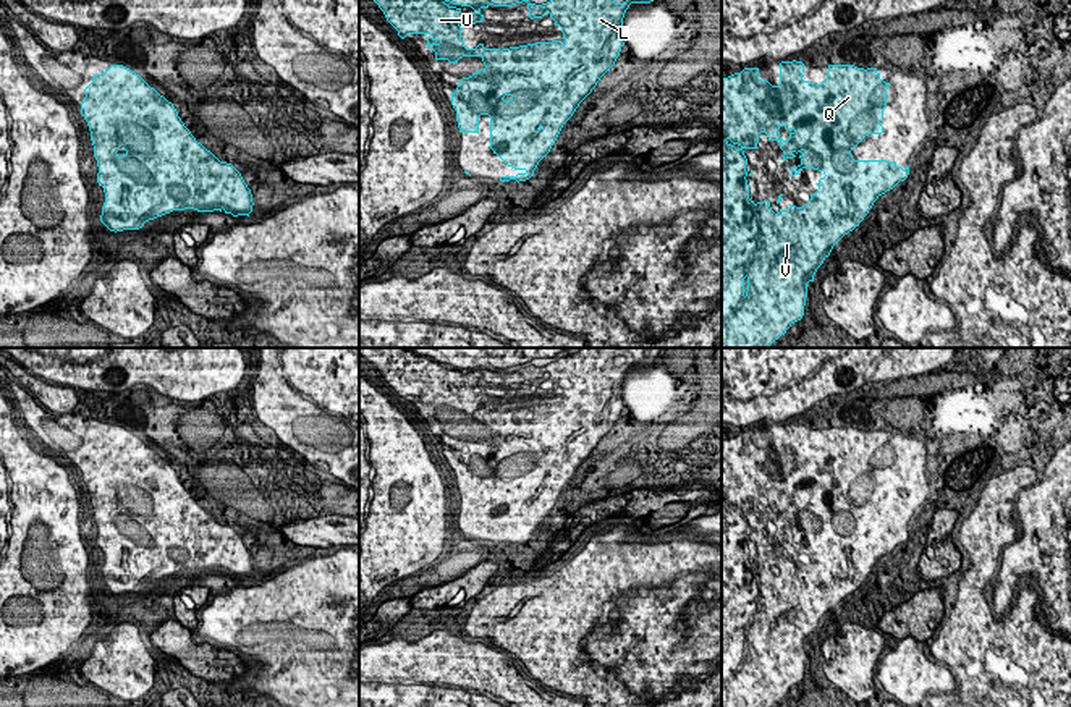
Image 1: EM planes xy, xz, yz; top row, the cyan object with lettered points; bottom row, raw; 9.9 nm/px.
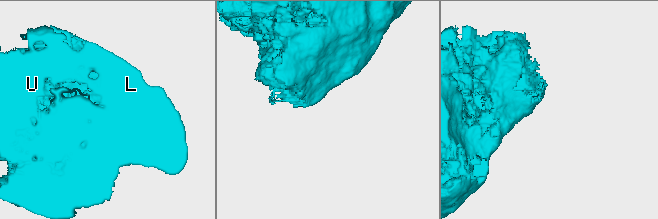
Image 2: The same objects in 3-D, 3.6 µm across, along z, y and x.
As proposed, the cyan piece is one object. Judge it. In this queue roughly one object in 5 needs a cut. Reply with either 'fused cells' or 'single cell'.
single cell

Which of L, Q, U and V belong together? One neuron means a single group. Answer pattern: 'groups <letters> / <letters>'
groups L Q U V

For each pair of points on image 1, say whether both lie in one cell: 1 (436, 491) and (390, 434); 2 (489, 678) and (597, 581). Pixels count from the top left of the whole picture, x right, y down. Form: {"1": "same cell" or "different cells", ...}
{"1": "same cell", "2": "different cells"}

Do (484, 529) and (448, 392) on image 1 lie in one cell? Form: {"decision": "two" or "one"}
{"decision": "one"}

